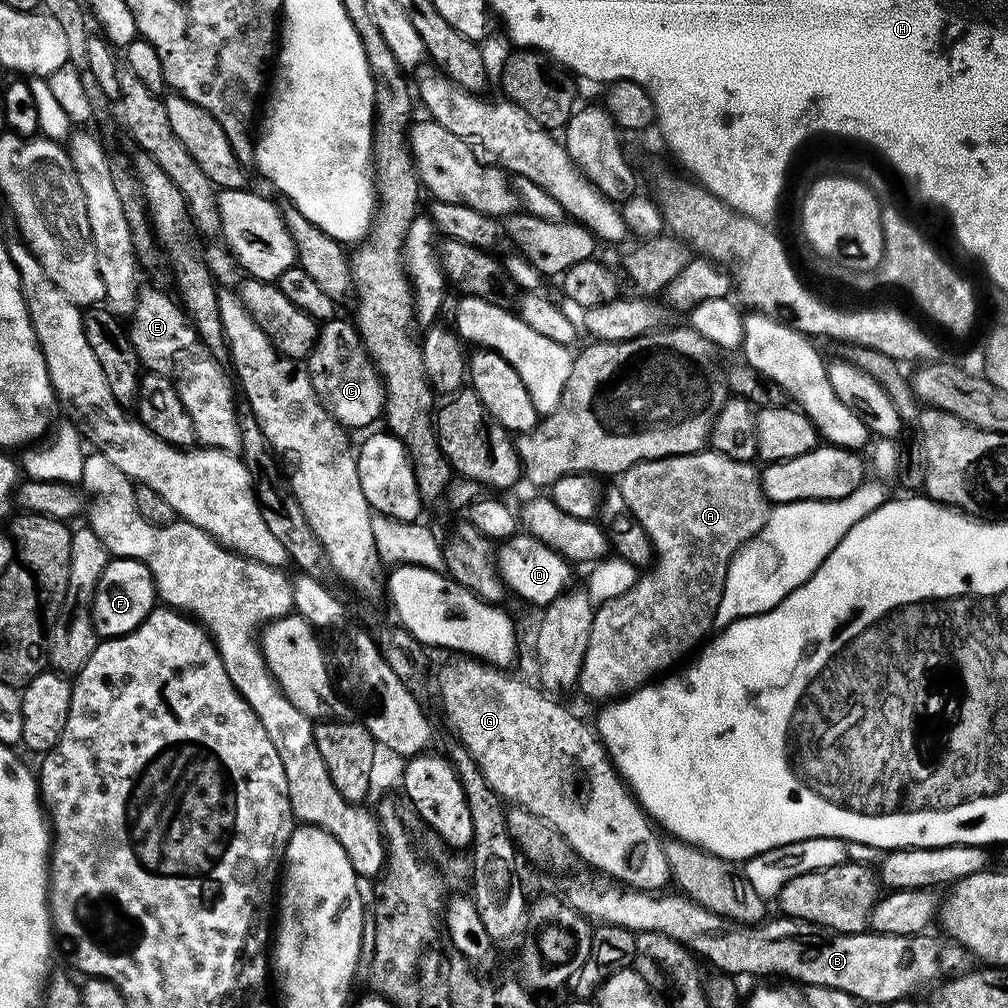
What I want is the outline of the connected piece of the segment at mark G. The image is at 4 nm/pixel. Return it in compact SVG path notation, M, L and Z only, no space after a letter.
M462 656L457 660L459 660L457 664L448 664L438 672L438 686L440 688L442 708L446 720L451 727L449 728L451 733L457 736L462 745L465 746L476 763L478 770L493 791L496 792L496 795L500 797L501 801L517 808L525 808L530 814L545 820L572 847L572 851L576 853L581 861L585 860L590 867L597 868L598 871L605 872L608 876L613 876L611 878L613 881L629 888L638 888L642 892L653 894L667 889L664 887L669 886L672 875L670 874L670 866L666 862L662 840L656 837L657 829L650 823L644 809L636 803L636 798L632 795L628 785L620 779L616 769L613 768L611 759L608 753L605 752L604 746L600 743L595 731L589 725L587 728L570 709L563 708L560 704L555 704L552 701L555 699L551 695L545 694L539 687L533 686L531 688L526 681L519 680L516 676L507 676L504 673L507 671L501 670L499 667L493 666L479 658Z

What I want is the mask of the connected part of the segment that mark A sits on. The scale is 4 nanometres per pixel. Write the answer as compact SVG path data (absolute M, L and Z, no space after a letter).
M705 450L685 456L667 456L661 460L644 460L622 473L618 480L620 493L627 511L631 513L639 529L645 532L652 544L654 563L639 577L632 589L626 590L620 597L608 600L595 609L594 622L590 626L590 640L586 642L586 654L582 658L582 666L580 667L578 692L589 696L592 700L600 700L599 702L611 702L621 696L627 696L629 692L635 692L637 688L642 688L645 684L655 681L658 674L667 673L671 669L668 667L679 656L686 655L692 647L695 649L713 631L718 602L722 598L722 590L730 562L741 546L749 543L753 538L759 537L770 515L770 504L764 498L764 489L760 487L760 472L755 466L756 464L752 462L734 461L715 450Z

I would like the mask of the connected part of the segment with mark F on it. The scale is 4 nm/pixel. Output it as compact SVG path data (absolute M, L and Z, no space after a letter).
M109 559L98 578L98 584L92 595L90 609L92 629L100 638L124 636L126 633L134 631L151 614L157 600L151 572L143 562L131 559Z

